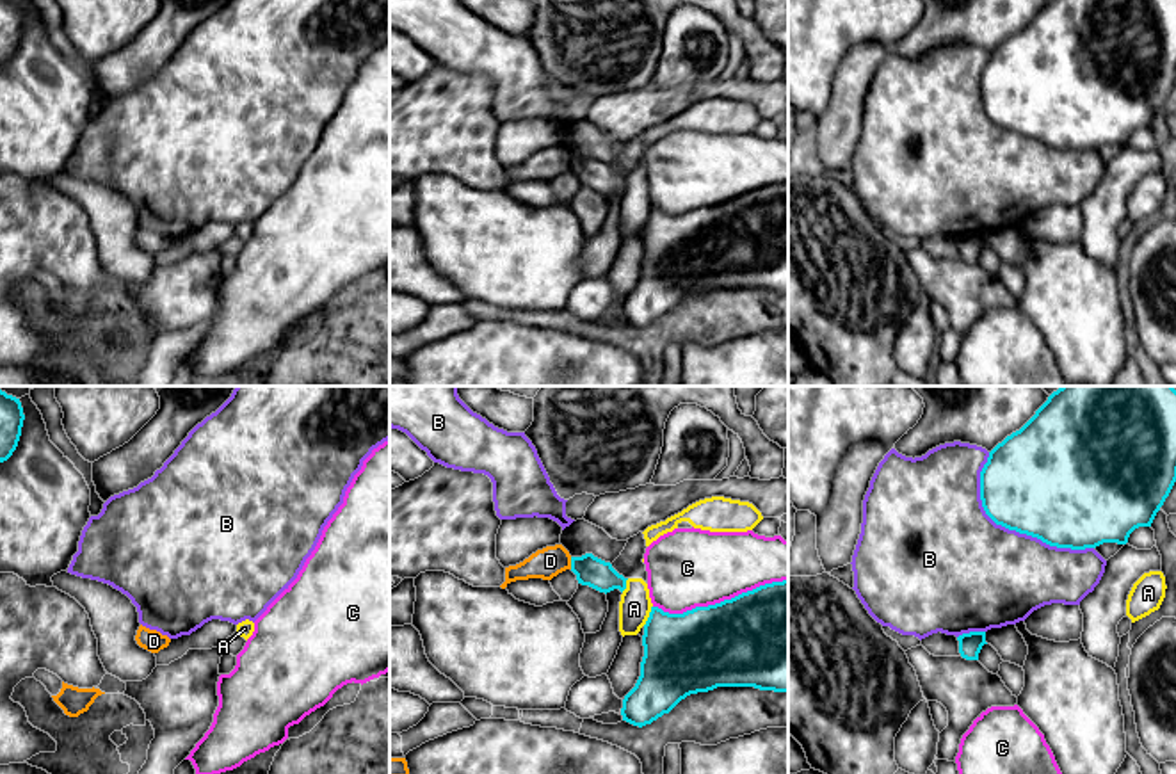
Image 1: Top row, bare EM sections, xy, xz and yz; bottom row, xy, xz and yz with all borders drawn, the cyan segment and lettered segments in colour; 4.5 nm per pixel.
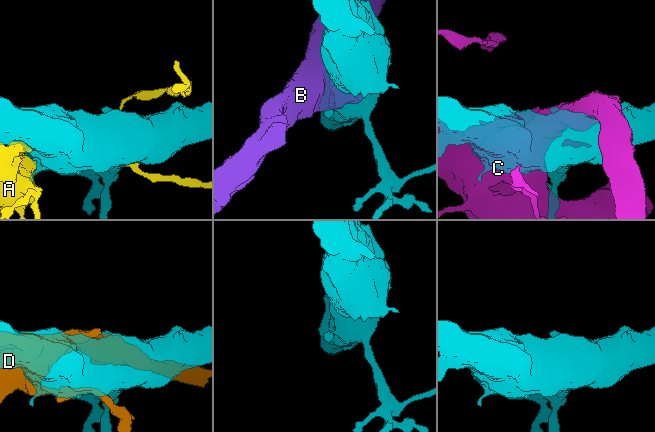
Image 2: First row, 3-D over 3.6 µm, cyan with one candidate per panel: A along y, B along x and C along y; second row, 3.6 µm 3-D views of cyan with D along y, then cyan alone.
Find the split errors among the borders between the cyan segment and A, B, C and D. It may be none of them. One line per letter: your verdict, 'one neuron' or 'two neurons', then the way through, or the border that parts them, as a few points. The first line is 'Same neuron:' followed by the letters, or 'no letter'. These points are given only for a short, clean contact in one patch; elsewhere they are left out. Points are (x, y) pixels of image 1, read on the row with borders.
Same neuron: no letter
A: two neurons
B: two neurons
C: two neurons
D: two neurons; border xz (570, 557), (571, 568)

